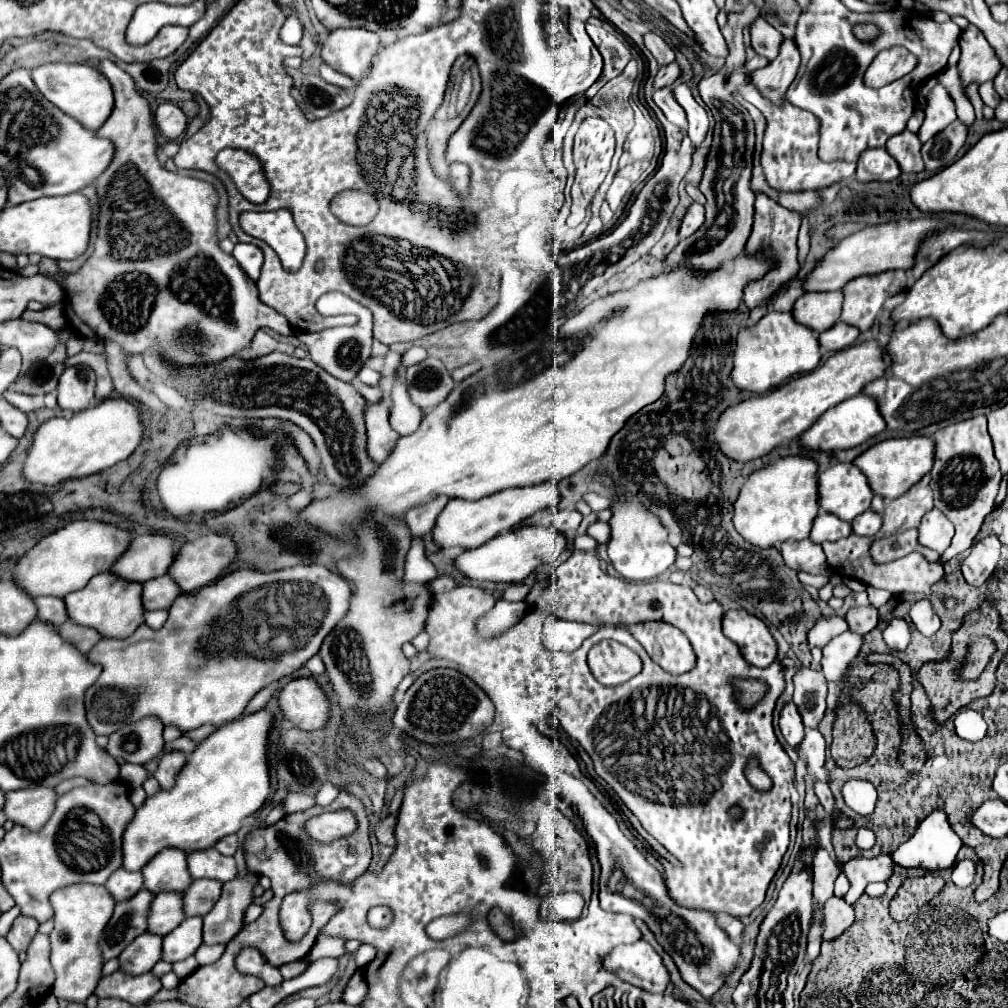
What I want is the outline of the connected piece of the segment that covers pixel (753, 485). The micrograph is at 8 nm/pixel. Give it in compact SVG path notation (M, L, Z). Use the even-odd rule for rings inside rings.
M804 455L780 457L768 467L754 471L744 483L734 503L736 531L758 547L774 547L788 539L804 539L810 535L812 521L818 515L818 465Z

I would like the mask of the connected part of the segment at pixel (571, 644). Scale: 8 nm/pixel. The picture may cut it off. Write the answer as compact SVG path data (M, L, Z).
M550 617L544 623L544 645L552 651L576 651L584 639L588 639L596 629L586 623L574 623L574 621L564 621L558 617Z

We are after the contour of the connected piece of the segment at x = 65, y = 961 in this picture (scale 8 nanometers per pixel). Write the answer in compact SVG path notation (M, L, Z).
M68 885L52 893L50 903L54 907L54 929L50 933L52 941L52 967L56 981L52 995L68 1003L84 1003L102 979L104 959L100 957L100 933L108 925L116 901L112 901L108 889L102 885Z

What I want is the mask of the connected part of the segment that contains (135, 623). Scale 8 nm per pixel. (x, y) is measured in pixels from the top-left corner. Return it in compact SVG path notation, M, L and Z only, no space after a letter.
M106 571L106 573L92 577L84 589L68 593L64 597L64 603L66 603L68 615L74 623L84 625L84 627L92 627L98 633L102 633L102 637L122 639L122 637L132 635L144 623L142 583L126 581L112 571Z

